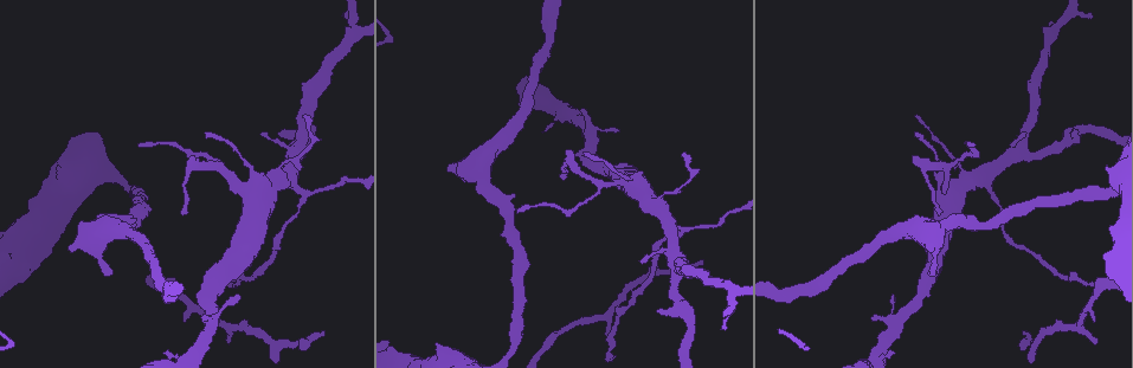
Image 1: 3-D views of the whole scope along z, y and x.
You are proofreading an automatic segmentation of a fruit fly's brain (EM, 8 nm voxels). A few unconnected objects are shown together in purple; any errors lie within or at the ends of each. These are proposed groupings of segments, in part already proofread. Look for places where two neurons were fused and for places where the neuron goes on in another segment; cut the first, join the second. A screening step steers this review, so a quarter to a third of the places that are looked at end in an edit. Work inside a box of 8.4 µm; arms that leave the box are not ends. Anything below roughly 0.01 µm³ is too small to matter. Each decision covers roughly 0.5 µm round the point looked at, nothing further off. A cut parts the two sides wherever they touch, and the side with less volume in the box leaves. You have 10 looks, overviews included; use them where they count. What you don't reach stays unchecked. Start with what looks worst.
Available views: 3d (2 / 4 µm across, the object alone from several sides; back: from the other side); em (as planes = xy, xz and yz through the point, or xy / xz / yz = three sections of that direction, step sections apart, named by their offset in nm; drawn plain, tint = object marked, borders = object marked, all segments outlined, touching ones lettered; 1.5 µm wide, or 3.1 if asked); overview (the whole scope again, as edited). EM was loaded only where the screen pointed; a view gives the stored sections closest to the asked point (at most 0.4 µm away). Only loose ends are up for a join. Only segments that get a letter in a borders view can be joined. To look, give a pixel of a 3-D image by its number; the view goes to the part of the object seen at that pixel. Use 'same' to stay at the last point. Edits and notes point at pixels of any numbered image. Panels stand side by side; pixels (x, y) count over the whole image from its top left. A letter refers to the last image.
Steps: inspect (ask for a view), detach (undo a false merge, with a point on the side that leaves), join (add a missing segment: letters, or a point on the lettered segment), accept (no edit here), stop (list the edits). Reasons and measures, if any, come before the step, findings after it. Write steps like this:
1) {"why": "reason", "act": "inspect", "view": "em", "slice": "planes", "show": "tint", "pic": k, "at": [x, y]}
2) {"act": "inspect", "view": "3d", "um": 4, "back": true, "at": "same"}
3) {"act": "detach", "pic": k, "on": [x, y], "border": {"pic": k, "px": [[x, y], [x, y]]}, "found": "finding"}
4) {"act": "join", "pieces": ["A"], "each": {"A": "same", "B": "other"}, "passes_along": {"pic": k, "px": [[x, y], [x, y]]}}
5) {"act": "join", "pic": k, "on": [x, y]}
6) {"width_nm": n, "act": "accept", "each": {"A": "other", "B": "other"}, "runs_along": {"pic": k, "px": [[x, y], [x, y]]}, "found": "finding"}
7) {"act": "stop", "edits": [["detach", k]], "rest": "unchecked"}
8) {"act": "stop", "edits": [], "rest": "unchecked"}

{"why": "an open end", "act": "inspect", "view": "em", "slice": "planes", "show": "tint", "pic": 1, "at": [642, 264]}

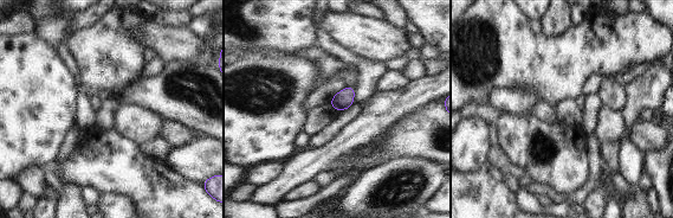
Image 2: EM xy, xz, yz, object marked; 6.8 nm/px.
{"why": "see the neighbours", "act": "inspect", "view": "em", "slice": "planes", "show": "borders", "at": "same"}

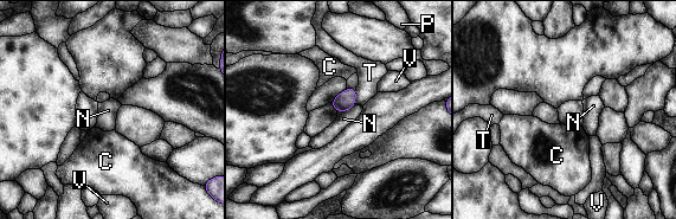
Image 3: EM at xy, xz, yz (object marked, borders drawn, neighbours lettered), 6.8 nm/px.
{"act": "accept", "each": {"C": "other", "N": "other", "P": "other", "T": "other", "V": "other"}, "border": {"pic": 3, "px": [[355, 104], [346, 110], [338, 111]]}, "found": "none of them fits"}

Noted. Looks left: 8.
{"act": "inspect", "view": "em", "slice": "planes", "show": "borders", "pic": 1, "at": [561, 174]}

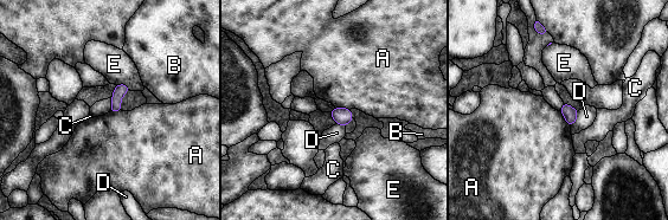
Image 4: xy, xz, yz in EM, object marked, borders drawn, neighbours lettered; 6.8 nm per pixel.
{"width_nm": 80, "act": "accept", "each": {"A": "other", "B": "other", "C": "other", "D": "other", "E": "other"}, "border": {"pic": 4, "px": [[559, 111], [570, 127]]}, "found": "none of them fits"}

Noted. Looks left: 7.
{"why": "branch stops here", "act": "inspect", "view": "3d", "um": 2, "pic": 1, "at": [110, 272]}

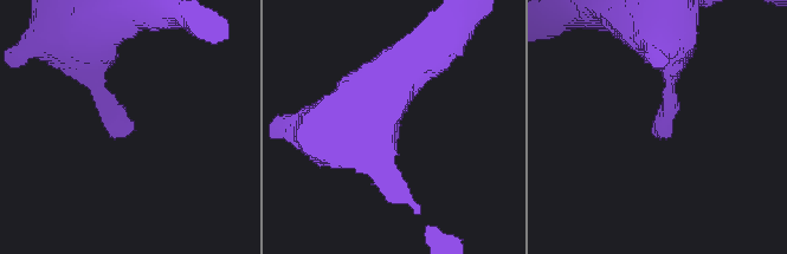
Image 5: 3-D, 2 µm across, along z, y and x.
{"why": "shape alone is not enough", "act": "inspect", "view": "em", "slice": "planes", "show": "borders", "pic": 5, "at": [653, 132]}

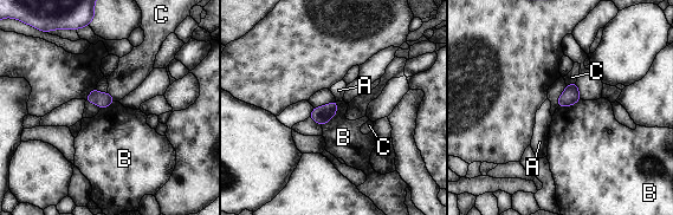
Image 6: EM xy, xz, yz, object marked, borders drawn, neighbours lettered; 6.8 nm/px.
{"act": "accept", "each": {"A": "other", "B": "other", "C": "other"}, "border": {"pic": 6, "px": [[337, 101], [337, 111], [321, 125]]}, "found": "none of them fits"}

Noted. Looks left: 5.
{"why": "branch stops here", "act": "inspect", "view": "em", "slice": "planes", "show": "borders", "pic": 1, "at": [1098, 340]}

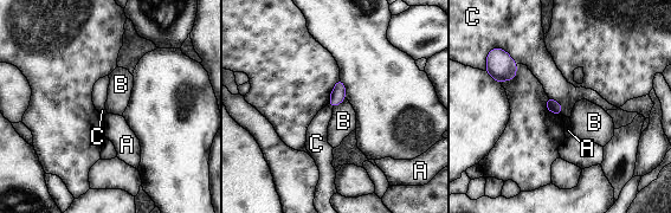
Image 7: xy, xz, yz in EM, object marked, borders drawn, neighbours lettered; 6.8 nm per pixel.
{"width_nm": 90, "act": "accept", "each": {"A": "other", "B": "other", "C": "other"}, "border": {"pic": 7, "px": [[549, 97], [560, 104], [561, 113]]}, "found": "none of them fits"}

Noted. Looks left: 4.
{"act": "stop", "edits": [], "rest": "unchecked"}

